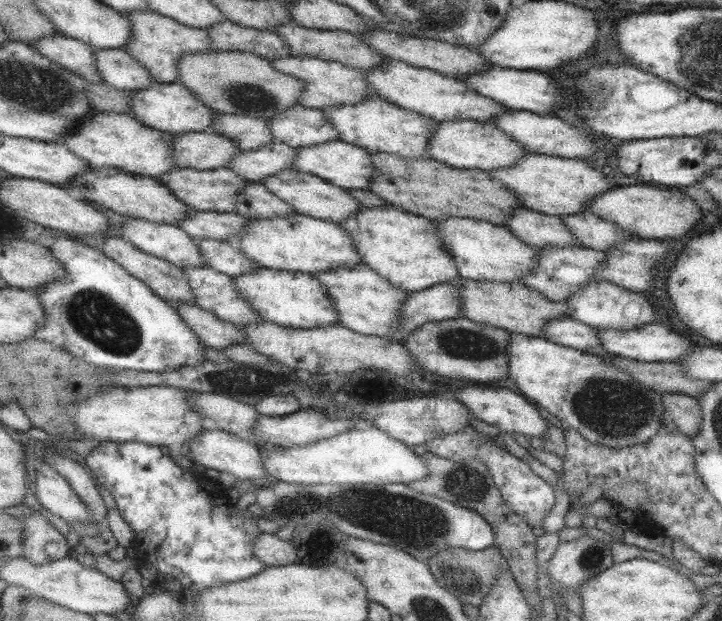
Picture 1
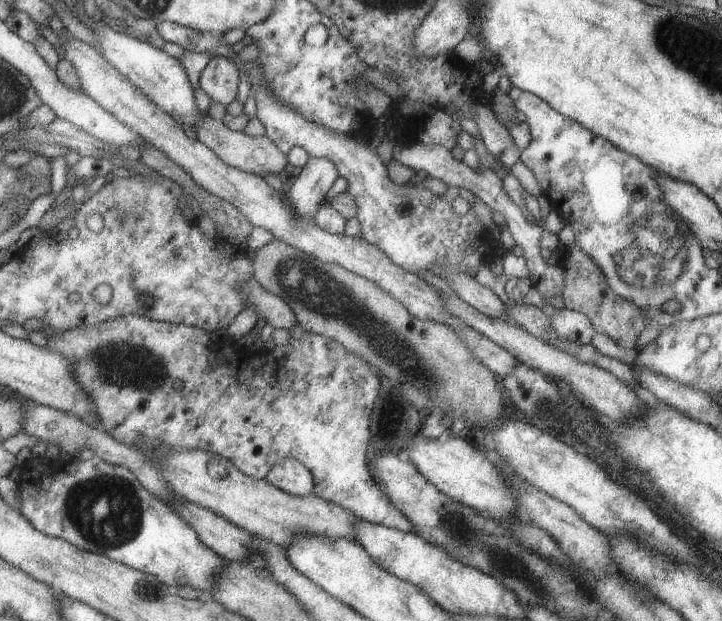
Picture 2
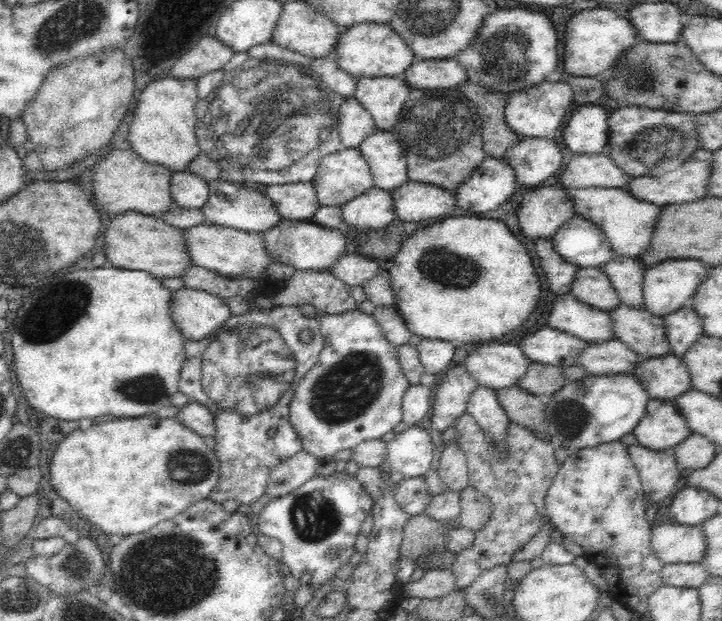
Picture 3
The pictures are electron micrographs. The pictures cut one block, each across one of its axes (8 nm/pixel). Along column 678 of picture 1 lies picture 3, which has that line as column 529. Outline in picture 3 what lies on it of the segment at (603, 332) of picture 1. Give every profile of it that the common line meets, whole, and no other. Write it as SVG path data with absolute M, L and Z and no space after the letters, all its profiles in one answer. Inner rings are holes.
M548 326L518 340L518 346L522 348L524 356L530 358L532 364L544 364L556 368L578 366L580 360L578 356L586 348L586 344L588 342L578 336L570 336L568 332Z

